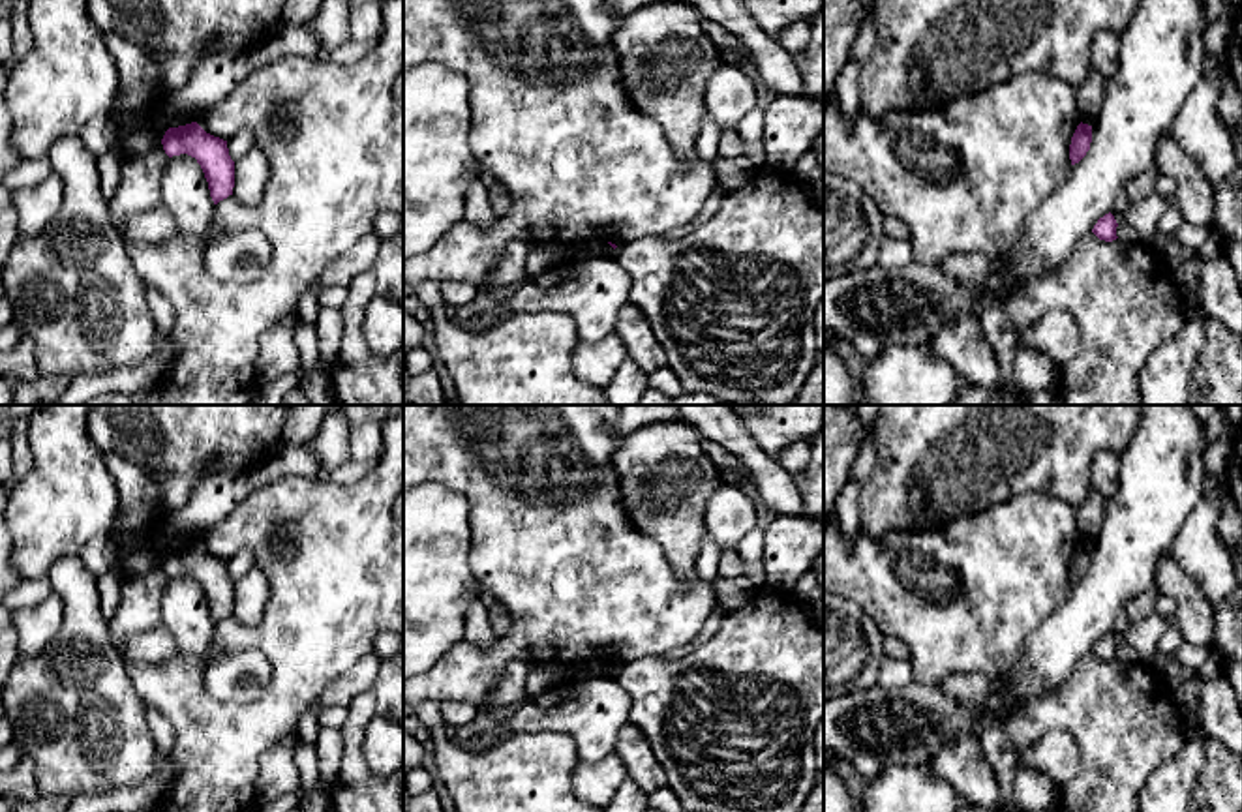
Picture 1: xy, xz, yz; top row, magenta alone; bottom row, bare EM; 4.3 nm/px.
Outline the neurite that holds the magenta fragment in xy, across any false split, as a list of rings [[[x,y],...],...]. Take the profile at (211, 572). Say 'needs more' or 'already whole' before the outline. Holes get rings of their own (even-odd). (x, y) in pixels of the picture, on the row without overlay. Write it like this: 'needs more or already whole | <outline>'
already whole | [[[197,542],[169,548],[161,559],[169,578],[188,574],[197,579],[208,602],[214,624],[233,615],[235,581],[227,561],[206,553]]]

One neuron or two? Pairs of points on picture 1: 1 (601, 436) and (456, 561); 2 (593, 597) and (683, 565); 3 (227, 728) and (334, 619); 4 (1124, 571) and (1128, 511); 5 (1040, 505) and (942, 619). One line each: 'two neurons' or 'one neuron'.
1: two neurons
2: two neurons
3: one neuron
4: one neuron
5: one neuron

